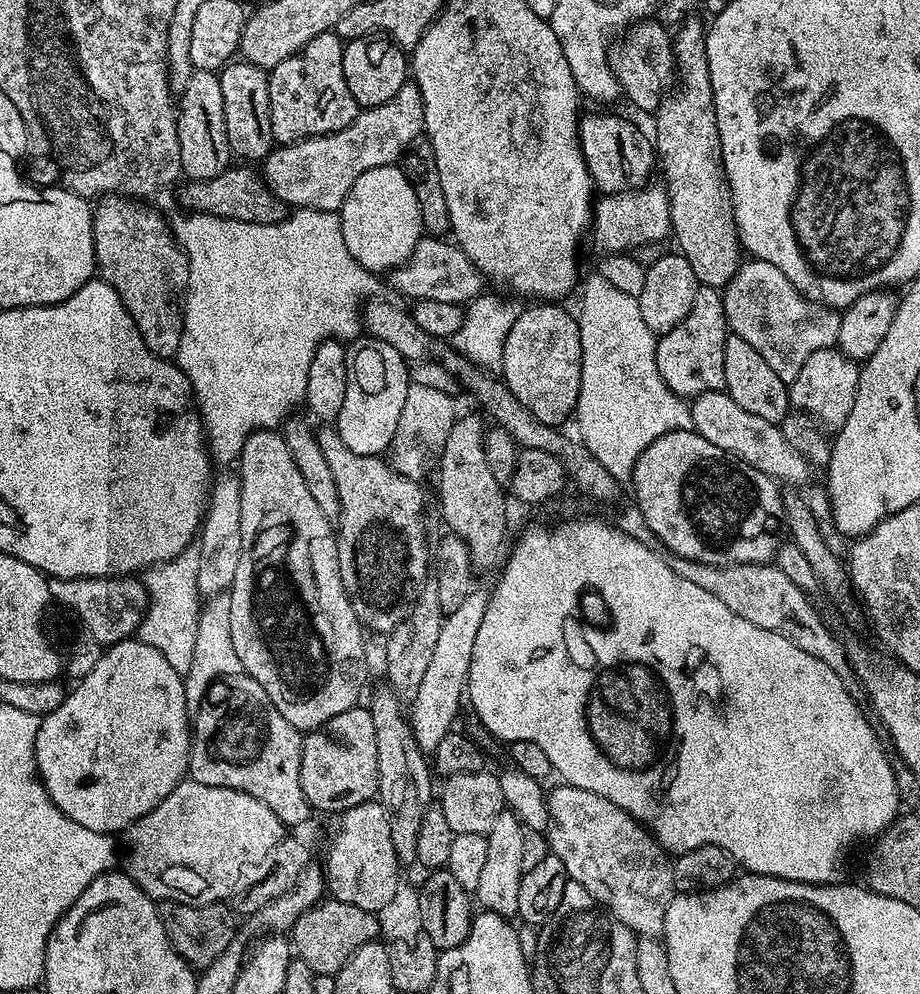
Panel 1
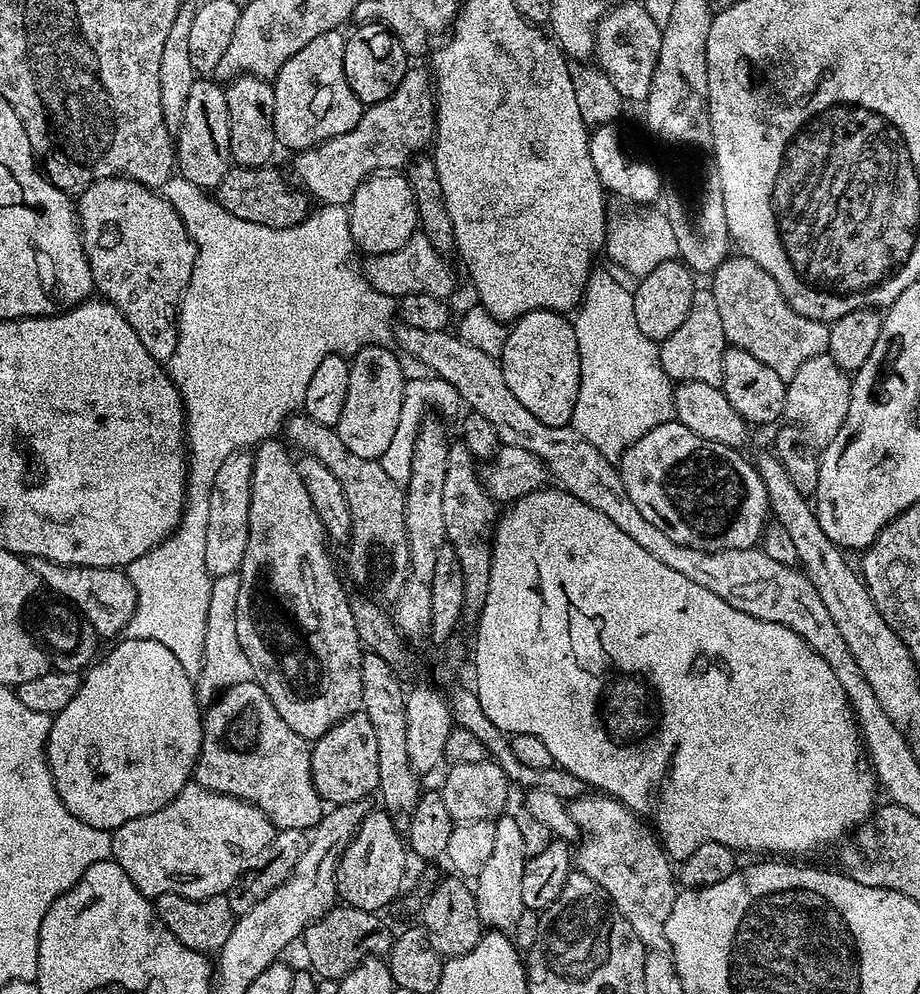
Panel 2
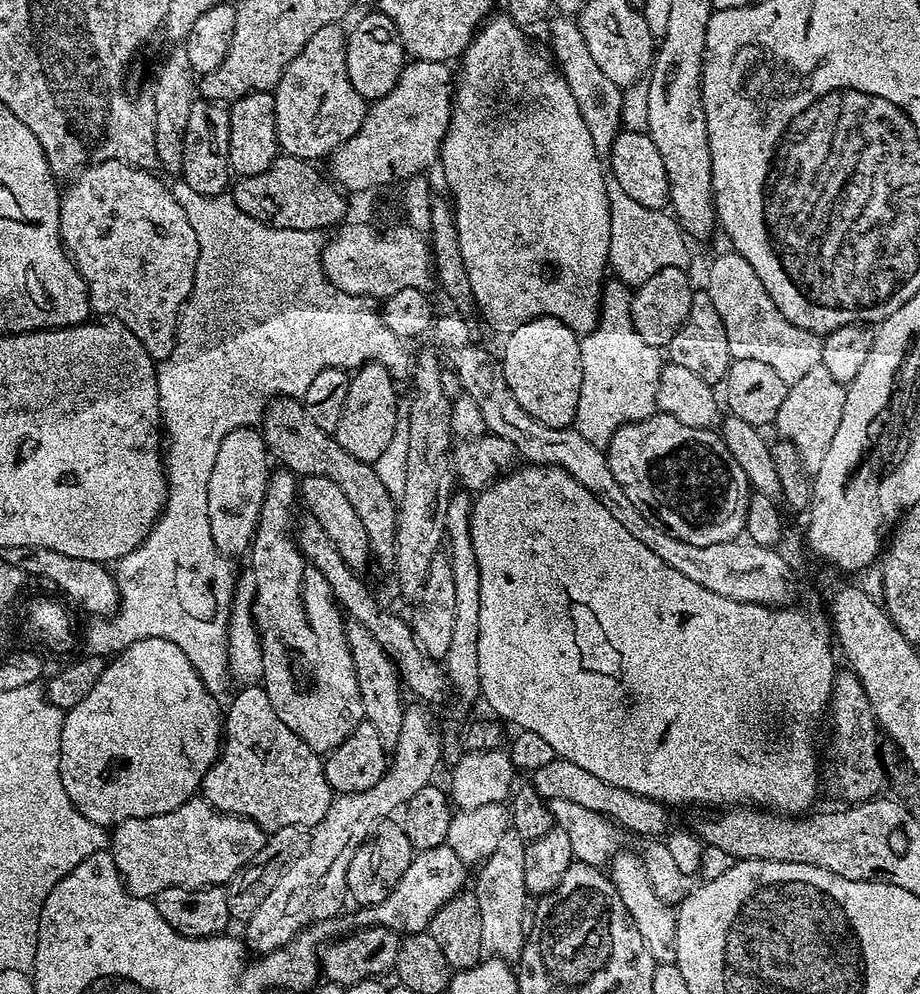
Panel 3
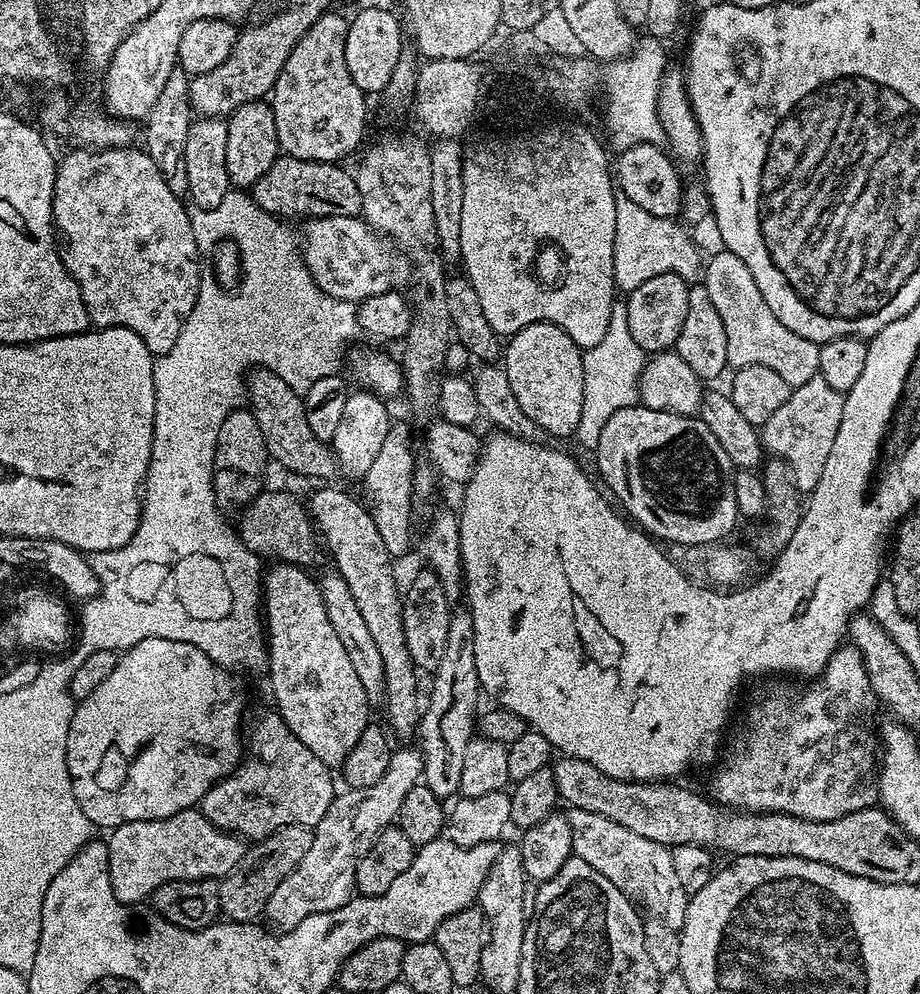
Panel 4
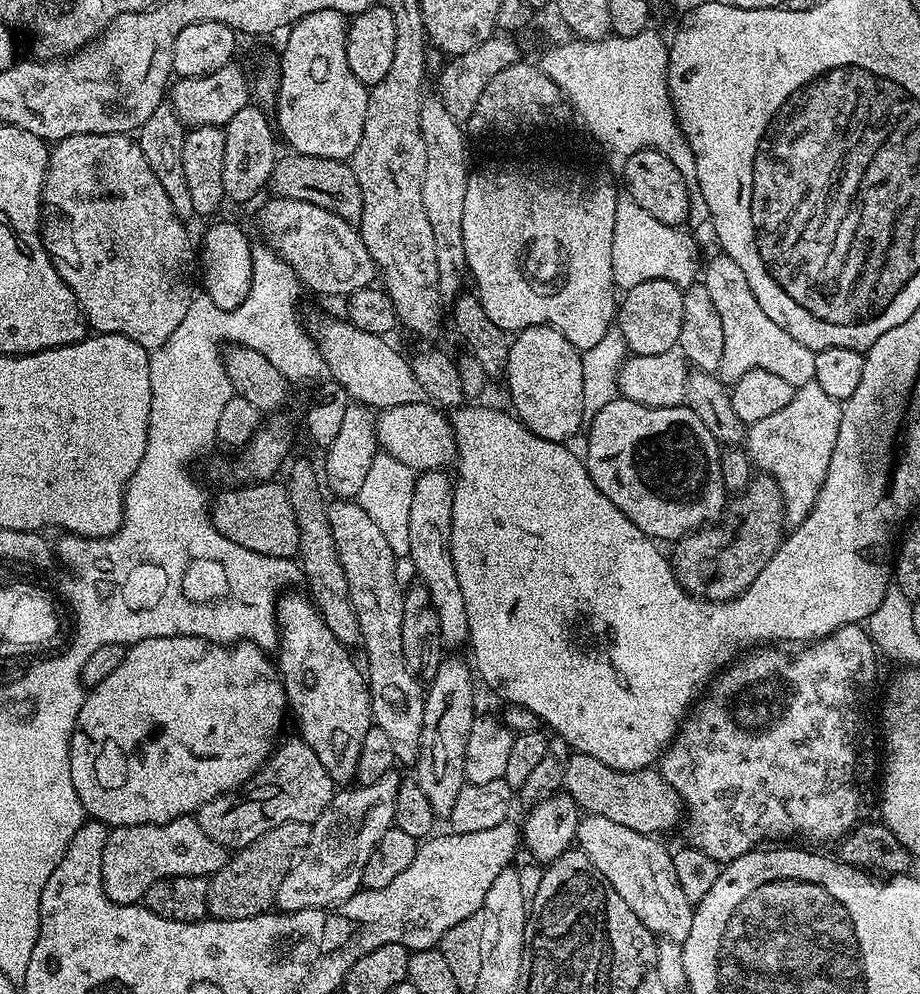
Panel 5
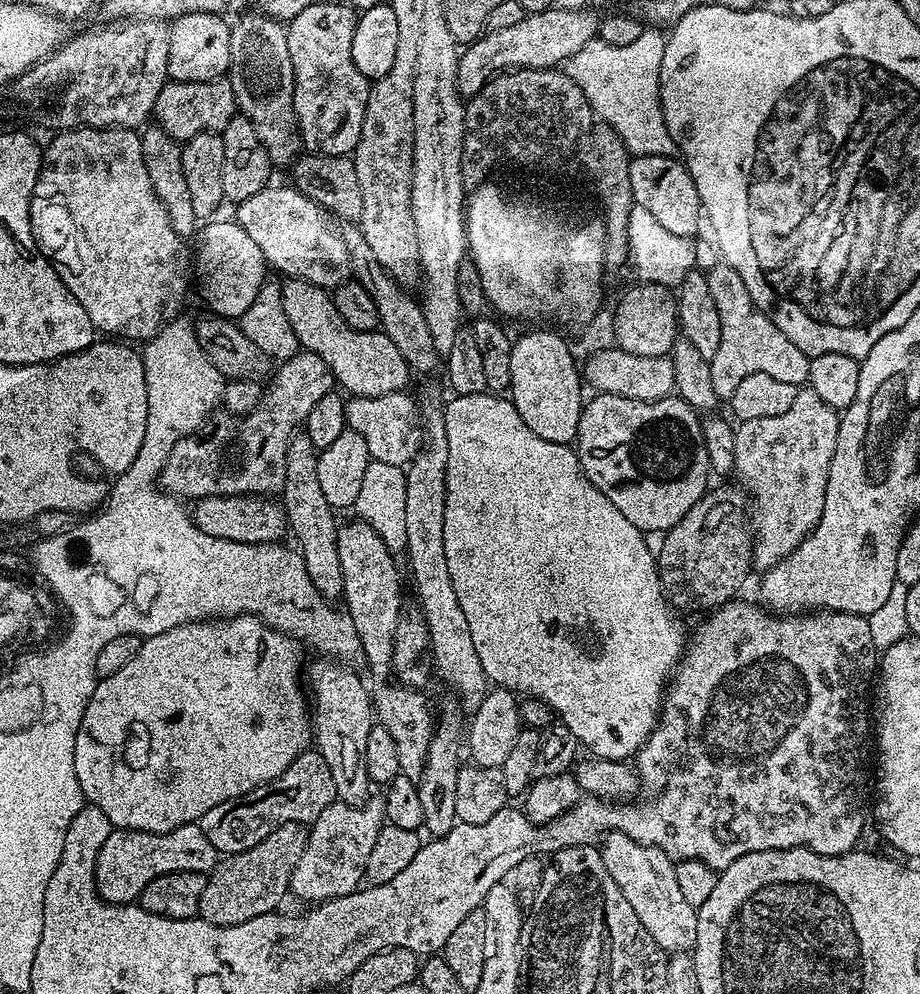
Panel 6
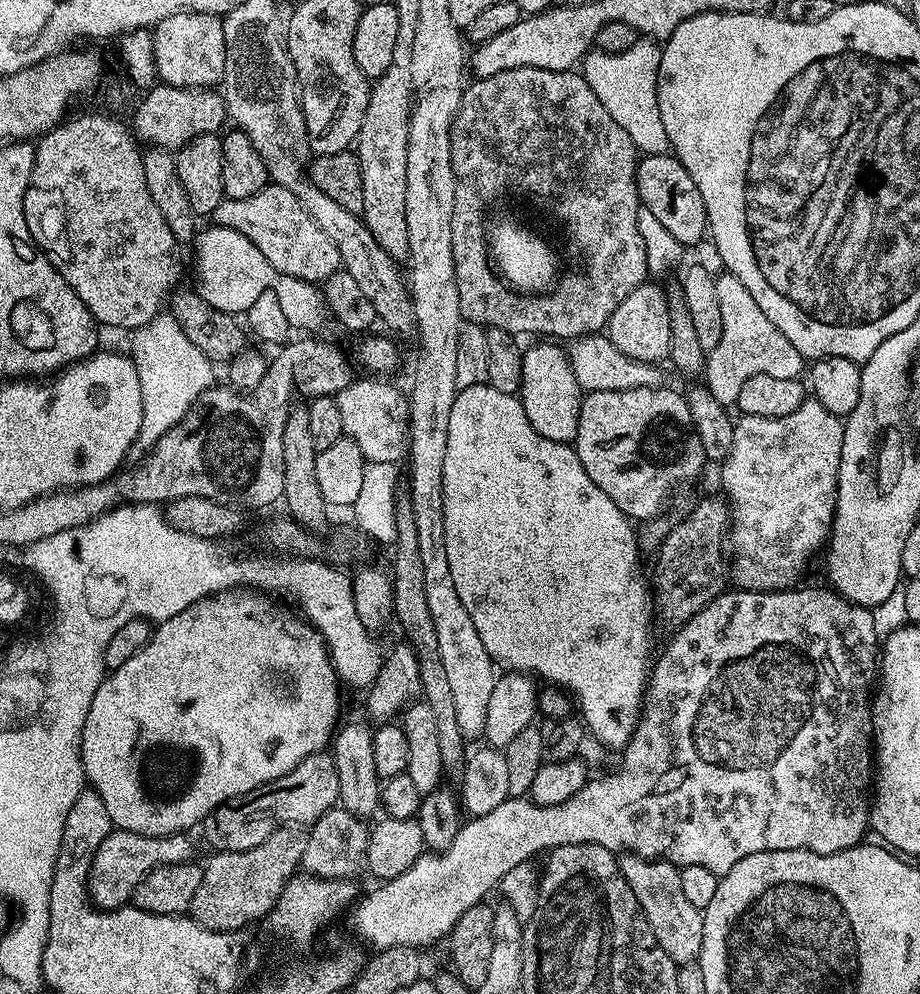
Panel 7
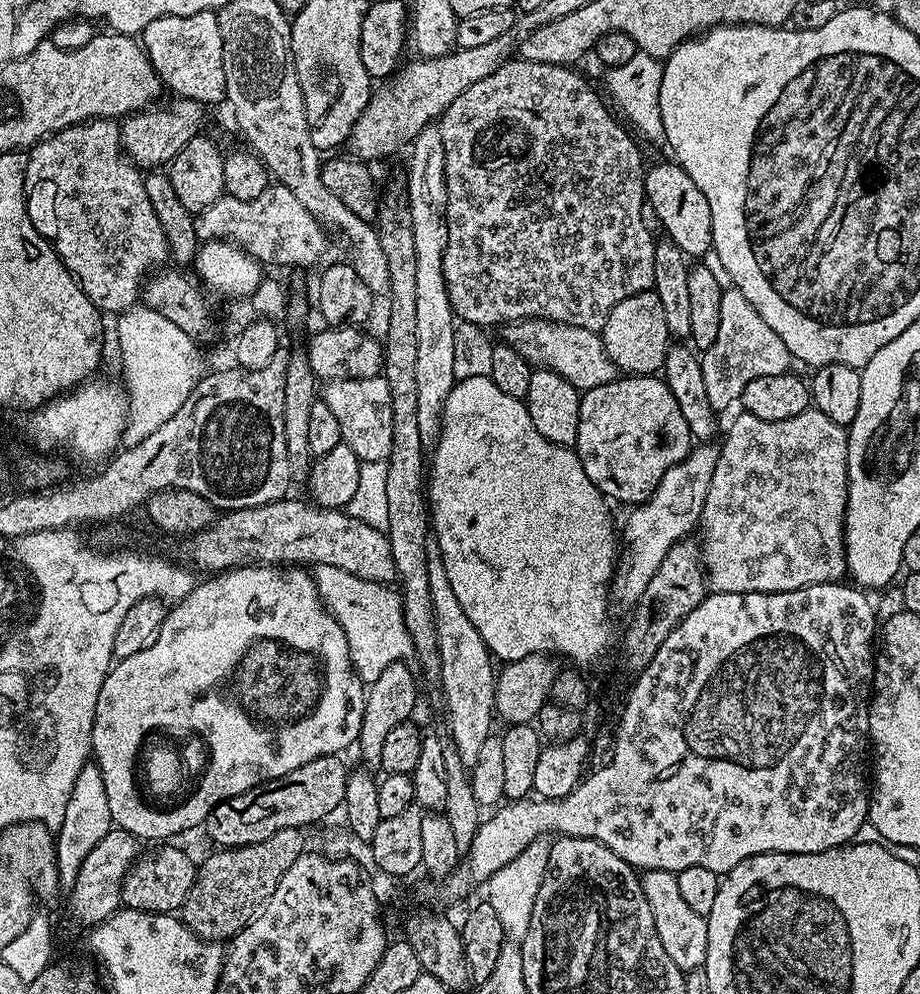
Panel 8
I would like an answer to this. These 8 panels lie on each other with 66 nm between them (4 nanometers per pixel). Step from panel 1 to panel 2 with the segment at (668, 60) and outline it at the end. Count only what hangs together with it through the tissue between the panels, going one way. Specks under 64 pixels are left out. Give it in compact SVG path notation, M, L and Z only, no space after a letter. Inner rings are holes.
M643 3L616 4L596 23L596 47L594 60L606 78L614 84L624 102L648 99L651 83L654 82L654 68L658 66L658 52L662 50L662 28L650 18Z

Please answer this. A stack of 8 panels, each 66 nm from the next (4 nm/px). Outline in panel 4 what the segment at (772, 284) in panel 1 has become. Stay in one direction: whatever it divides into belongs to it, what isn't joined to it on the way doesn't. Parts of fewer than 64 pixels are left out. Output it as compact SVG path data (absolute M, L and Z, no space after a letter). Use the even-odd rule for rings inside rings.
M719 250L712 257L707 257L702 268L702 283L710 293L718 315L722 317L722 326L726 326L726 358L728 368L735 370L746 366L770 366L774 374L786 378L791 388L810 382L820 371L820 345L806 338L798 338L794 330L786 330L778 318L774 318L754 274L738 258L738 254Z

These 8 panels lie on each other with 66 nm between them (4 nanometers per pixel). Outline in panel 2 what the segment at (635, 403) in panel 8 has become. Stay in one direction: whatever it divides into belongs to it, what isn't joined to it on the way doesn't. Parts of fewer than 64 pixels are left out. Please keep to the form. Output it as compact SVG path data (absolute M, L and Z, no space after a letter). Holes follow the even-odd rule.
M673 418L654 426L654 430L630 445L620 455L618 467L626 494L630 494L630 502L638 506L638 514L644 515L653 526L658 526L670 542L703 552L746 550L761 543L764 525L770 520L770 505L766 486L762 486L762 478L753 461L740 455L744 454L694 434L694 430L682 426L679 420Z

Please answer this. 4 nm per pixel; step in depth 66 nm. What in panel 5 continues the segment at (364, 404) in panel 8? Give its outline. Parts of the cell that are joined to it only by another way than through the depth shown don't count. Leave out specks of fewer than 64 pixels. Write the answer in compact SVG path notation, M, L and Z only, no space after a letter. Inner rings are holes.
M431 403L390 406L375 417L374 423L377 445L417 473L440 470L455 461L456 436L449 417Z

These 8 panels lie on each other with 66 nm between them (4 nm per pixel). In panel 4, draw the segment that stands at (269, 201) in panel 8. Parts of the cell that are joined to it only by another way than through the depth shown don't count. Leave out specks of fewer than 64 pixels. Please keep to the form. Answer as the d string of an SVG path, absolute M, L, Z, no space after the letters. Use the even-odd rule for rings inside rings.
M314 216L305 224L308 225L304 228L304 240L302 236L304 266L310 270L312 281L330 294L330 298L359 302L374 294L393 291L393 249L369 228L363 218Z

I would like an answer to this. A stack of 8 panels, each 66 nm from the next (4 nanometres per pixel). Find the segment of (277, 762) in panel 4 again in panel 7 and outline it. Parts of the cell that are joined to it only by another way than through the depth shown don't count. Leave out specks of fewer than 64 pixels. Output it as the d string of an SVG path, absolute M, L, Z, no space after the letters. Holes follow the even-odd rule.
M327 751L315 752L282 778L271 780L261 788L218 805L205 818L202 831L216 852L250 850L270 838L270 834L283 824L315 824L322 814L337 807L338 798L338 770L335 769L335 762Z

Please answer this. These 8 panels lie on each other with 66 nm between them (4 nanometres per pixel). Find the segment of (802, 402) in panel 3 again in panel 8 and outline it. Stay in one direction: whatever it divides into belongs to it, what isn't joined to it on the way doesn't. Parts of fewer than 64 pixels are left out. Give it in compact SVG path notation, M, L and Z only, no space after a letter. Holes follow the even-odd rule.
M814 406L782 422L766 422L762 418L754 418L754 414L746 411L741 411L739 415L740 417L729 426L728 433L724 436L724 444L719 445L718 466L714 466L714 478L710 478L710 494L706 494L706 506L702 510L698 525L707 587L712 592L746 594L747 592L789 592L815 584L834 584L843 581L848 570L848 559L844 549L844 515L848 505L848 433L845 425L830 422L830 418L826 418L826 414L822 414Z

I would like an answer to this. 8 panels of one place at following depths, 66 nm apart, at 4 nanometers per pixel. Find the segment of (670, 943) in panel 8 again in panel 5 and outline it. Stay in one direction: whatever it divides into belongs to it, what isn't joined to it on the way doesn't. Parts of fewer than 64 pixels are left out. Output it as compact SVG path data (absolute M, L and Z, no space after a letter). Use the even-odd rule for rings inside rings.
M587 814L581 815L575 838L579 851L588 855L590 862L594 862L594 866L604 875L606 882L614 886L618 898L622 898L622 902L626 902L626 906L630 906L630 910L638 914L640 921L652 931L653 936L682 942L690 934L694 906L686 898L686 893L678 882L678 874L674 874L673 853L667 852L660 842L657 837L638 834L638 830L630 830L630 826L610 822L610 818Z

